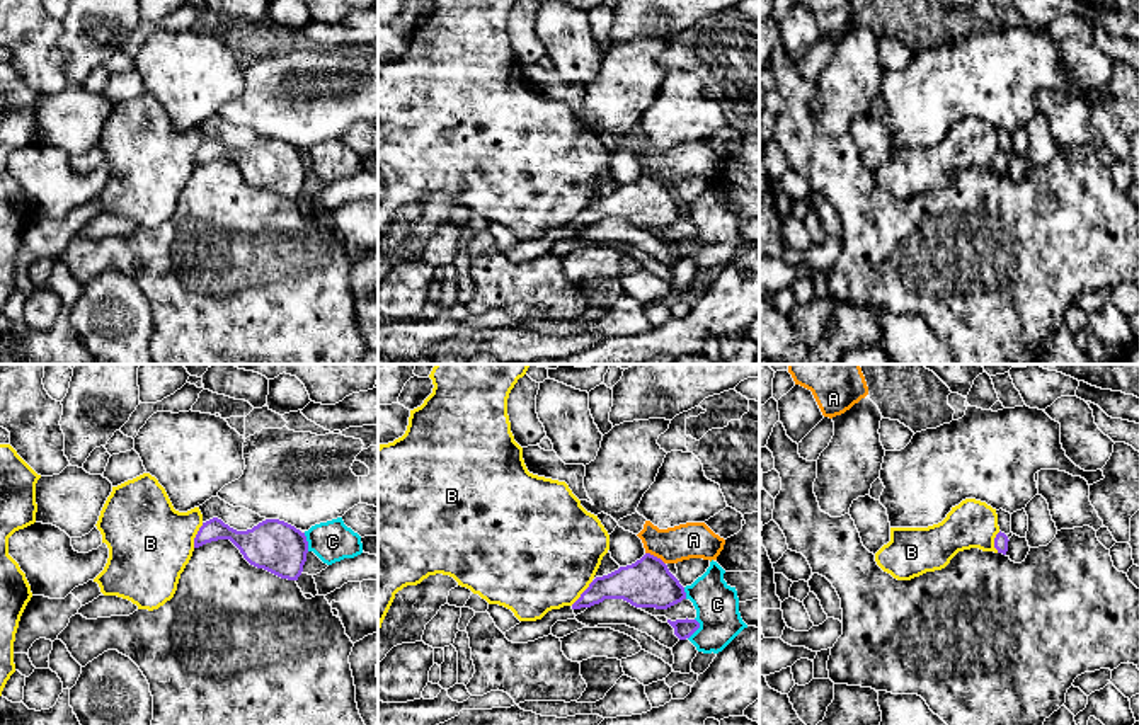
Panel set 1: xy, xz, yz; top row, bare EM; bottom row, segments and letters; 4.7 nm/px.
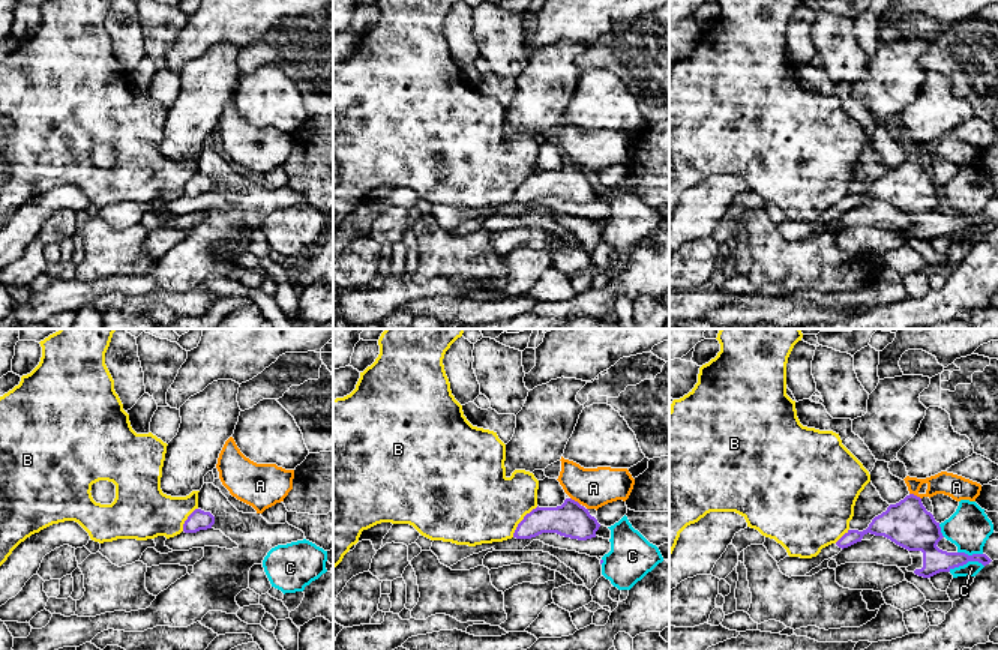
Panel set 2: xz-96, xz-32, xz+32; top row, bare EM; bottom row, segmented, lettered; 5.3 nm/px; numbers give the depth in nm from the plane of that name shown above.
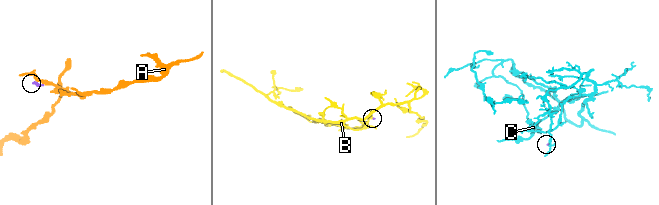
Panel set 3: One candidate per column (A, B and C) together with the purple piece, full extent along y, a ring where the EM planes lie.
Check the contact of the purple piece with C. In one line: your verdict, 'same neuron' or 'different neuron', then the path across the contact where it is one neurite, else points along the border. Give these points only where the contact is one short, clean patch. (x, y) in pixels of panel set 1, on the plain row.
different neuron

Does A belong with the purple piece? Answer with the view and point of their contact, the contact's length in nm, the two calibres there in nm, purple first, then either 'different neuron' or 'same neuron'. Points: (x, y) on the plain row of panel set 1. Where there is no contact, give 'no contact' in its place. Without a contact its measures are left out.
meets purple in xz at (656, 176); contact 110 nm long; 240 nm thick on the purple side, 180 nm on the other; different neuron

